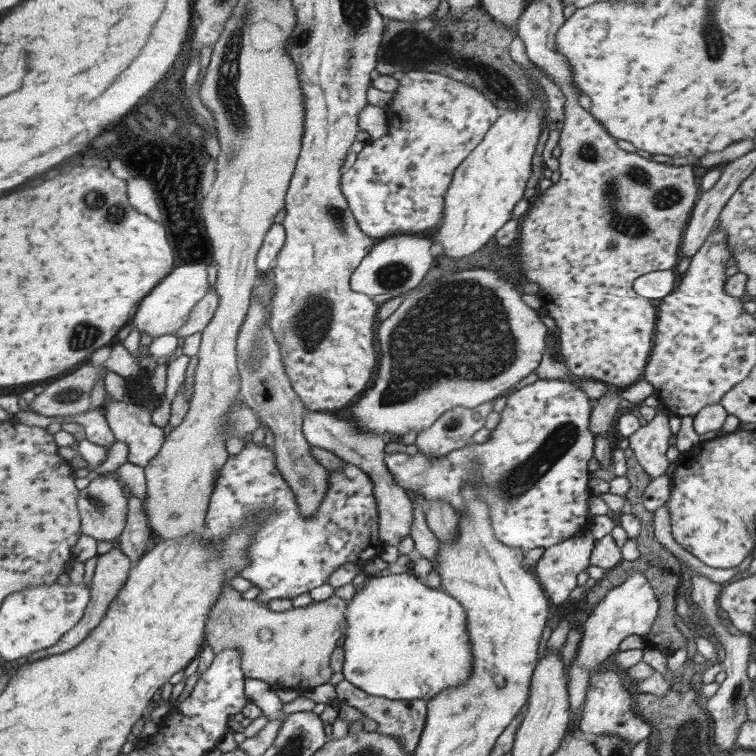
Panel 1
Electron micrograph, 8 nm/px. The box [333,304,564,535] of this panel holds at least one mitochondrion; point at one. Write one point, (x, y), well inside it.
(452, 423)

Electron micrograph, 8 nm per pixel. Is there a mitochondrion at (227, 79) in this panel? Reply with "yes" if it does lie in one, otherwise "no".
yes

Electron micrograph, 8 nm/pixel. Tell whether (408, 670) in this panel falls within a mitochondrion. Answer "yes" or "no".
no

